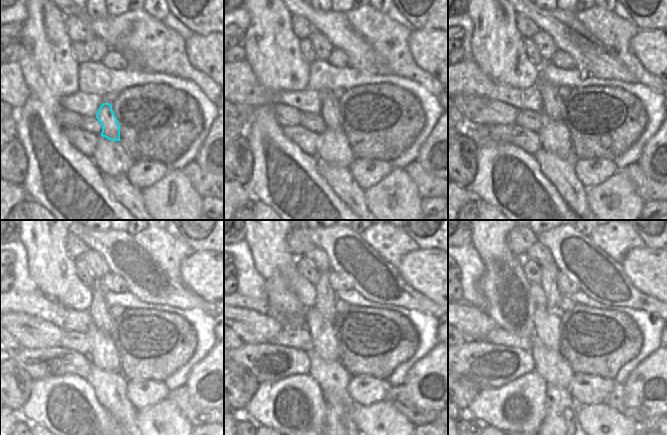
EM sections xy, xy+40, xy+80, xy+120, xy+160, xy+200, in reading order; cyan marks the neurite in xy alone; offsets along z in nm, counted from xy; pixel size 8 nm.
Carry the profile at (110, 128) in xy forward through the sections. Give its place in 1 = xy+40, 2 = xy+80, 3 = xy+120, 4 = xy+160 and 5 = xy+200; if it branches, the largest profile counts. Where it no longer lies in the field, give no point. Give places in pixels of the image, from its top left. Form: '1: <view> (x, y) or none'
1: xy+40 (330, 113)
2: xy+80 (553, 105)
3: xy+120 (99, 311)
4: xy+160 (325, 296)
5: xy+200 (550, 271)

